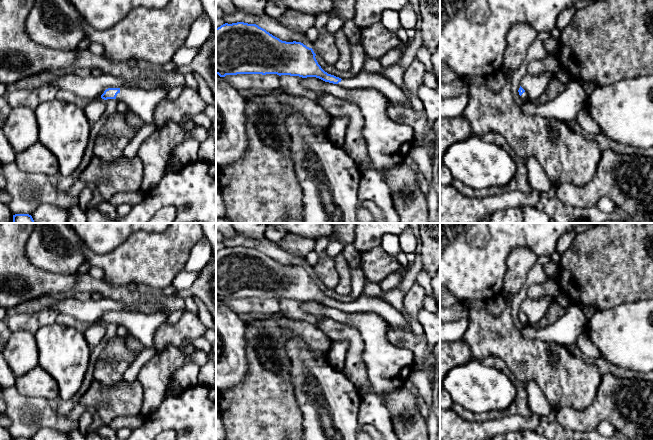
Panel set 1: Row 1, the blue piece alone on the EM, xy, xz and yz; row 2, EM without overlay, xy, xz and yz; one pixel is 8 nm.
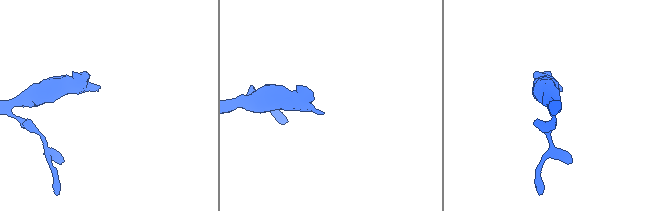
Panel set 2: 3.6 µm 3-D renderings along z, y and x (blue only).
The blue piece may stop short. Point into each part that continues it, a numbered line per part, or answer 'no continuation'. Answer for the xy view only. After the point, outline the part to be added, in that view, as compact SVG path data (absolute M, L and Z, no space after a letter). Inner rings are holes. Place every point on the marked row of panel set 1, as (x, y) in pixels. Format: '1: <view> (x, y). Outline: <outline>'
1: xy (142, 102). Outline: M160 87L154 90L138 88L120 88L116 99L125 102L128 109L134 112L145 124L154 123L154 110L159 102L165 100L168 91Z

